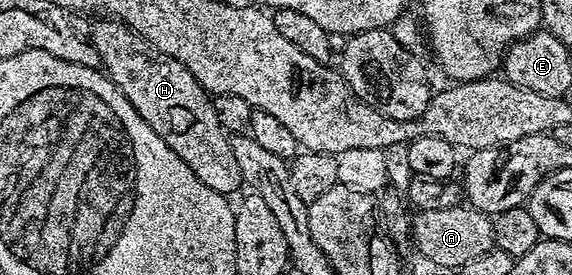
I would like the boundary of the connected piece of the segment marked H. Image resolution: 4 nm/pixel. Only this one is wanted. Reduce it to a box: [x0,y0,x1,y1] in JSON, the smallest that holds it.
[89,17,244,197]

